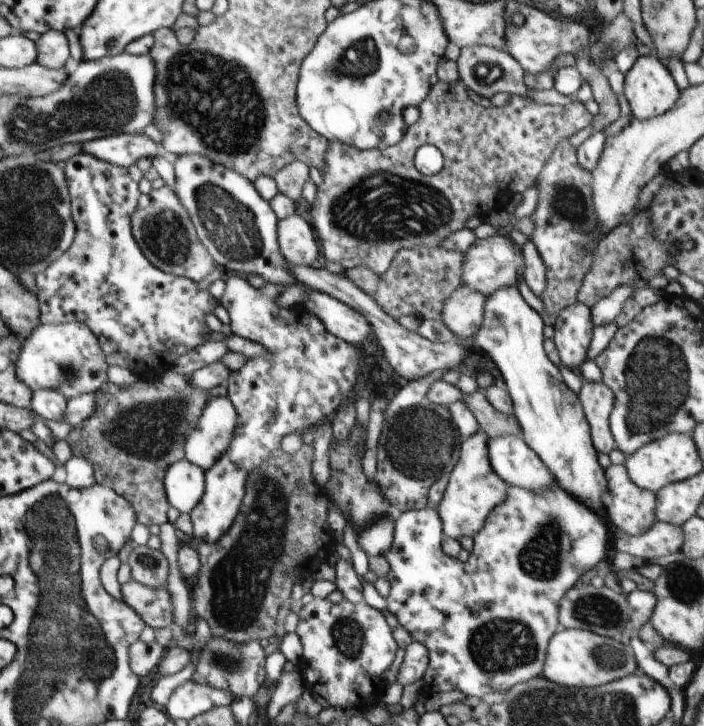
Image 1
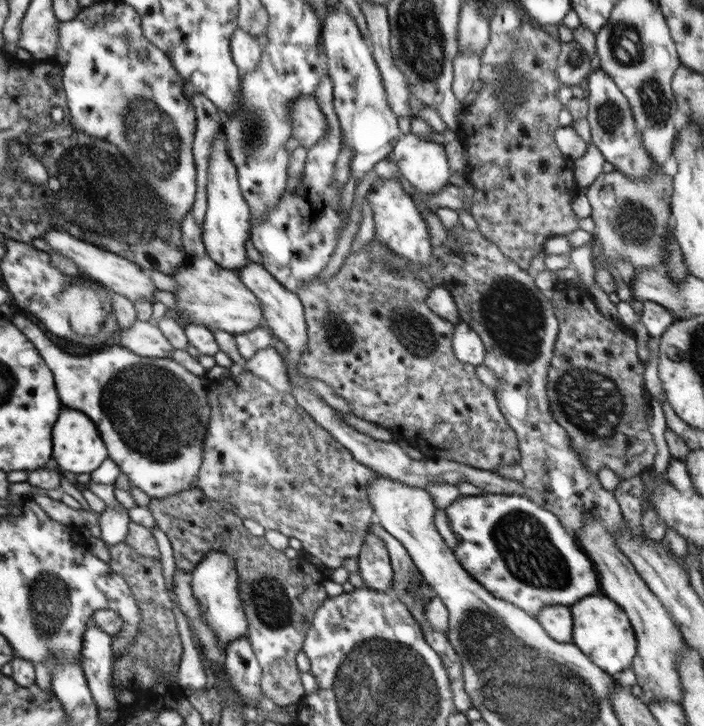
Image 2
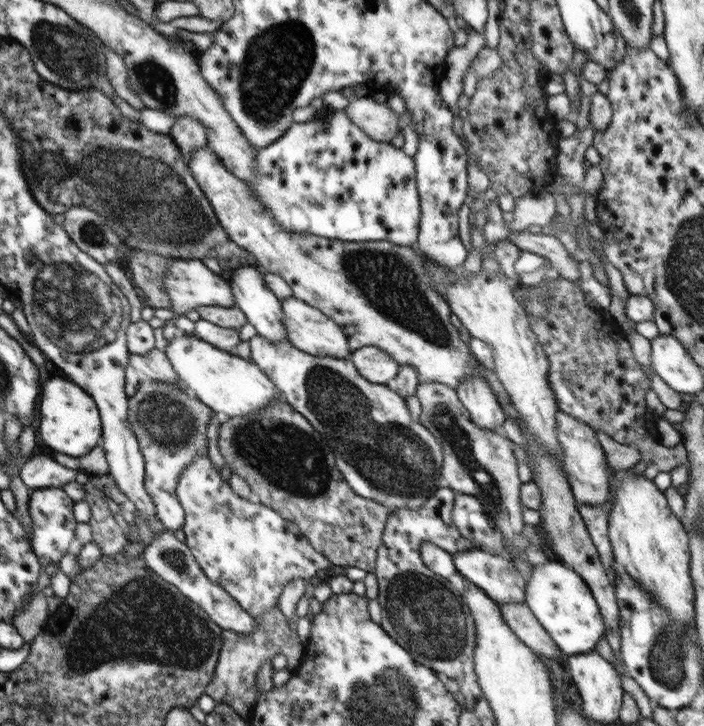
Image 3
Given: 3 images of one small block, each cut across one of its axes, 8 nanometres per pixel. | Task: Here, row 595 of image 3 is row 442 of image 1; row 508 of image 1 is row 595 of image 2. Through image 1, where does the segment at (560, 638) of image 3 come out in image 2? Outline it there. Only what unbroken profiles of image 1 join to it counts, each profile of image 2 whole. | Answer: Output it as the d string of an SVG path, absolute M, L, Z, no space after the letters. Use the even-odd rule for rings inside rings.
M601 593L587 596L570 606L572 643L606 674L617 676L631 667L636 657L636 638L626 613Z

